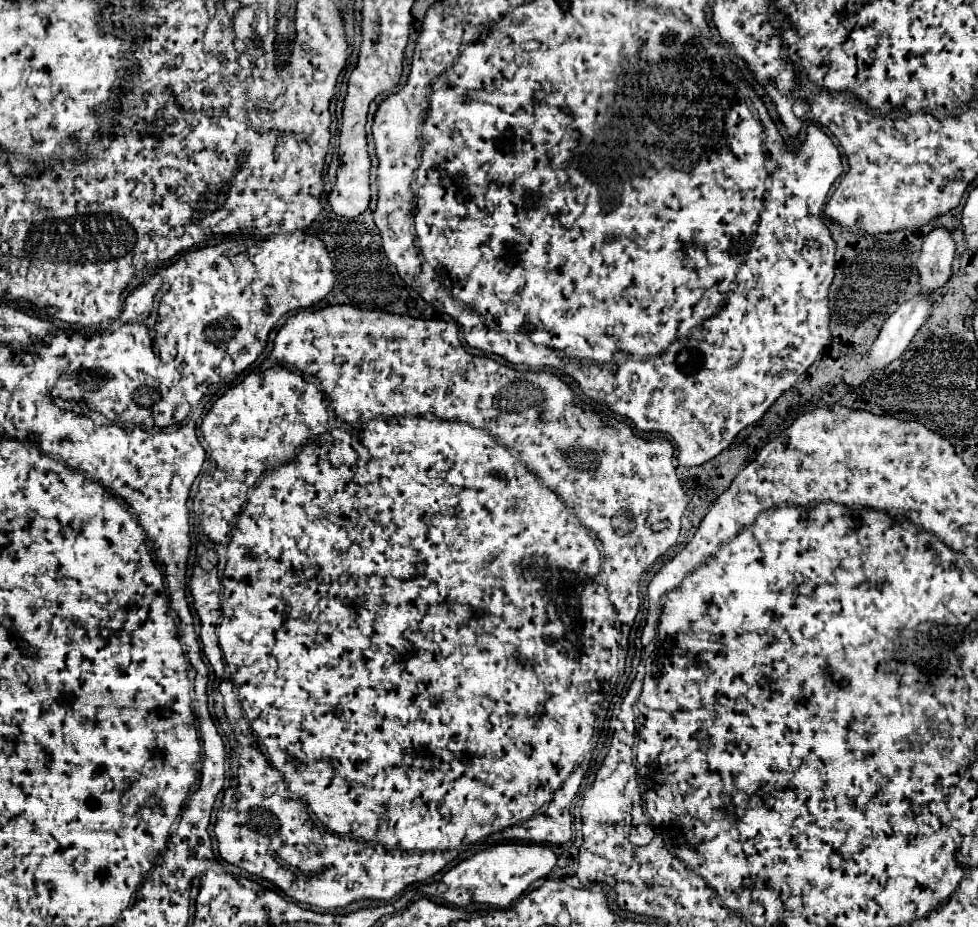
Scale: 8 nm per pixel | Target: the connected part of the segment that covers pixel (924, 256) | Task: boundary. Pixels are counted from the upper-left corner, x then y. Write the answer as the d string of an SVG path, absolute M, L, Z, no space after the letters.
M936 227L932 233L926 235L916 265L920 273L922 291L936 291L948 281L954 251L956 251L956 243L952 239L950 229Z

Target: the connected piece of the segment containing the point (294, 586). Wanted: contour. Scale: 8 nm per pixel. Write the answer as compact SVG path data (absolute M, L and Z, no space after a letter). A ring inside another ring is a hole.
M340 304L340 305L334 305L334 306L328 306L328 307L326 307L326 309L320 309L320 311L300 311L300 313L296 313L296 315L292 315L292 317L288 317L288 319L286 319L286 323L284 323L284 325L282 325L282 329L280 329L280 331L278 331L278 335L276 335L276 339L274 339L274 349L272 349L272 353L270 353L270 361L272 361L272 367L268 367L268 369L254 369L254 371L252 371L252 373L248 373L248 375L246 375L246 377L244 377L244 381L242 381L242 383L238 383L238 385L236 385L236 387L232 387L232 389L228 389L228 391L226 391L226 393L224 393L224 395L222 395L222 397L220 397L220 399L218 399L218 401L216 401L216 403L214 403L214 405L212 405L212 409L210 409L210 411L208 411L208 415L206 415L206 417L204 417L204 421L202 421L202 425L200 425L200 427L199 427L199 428L198 428L198 432L197 432L197 436L198 436L198 440L199 440L199 442L200 442L200 444L201 444L201 445L208 445L208 447L210 447L210 448L209 448L209 449L210 449L210 451L209 451L209 452L206 452L206 451L205 451L205 453L206 453L206 456L205 456L205 460L204 460L204 463L203 463L203 466L202 466L202 469L201 469L201 471L202 471L202 470L203 470L203 471L202 471L202 475L200 475L200 485L198 485L198 493L196 493L196 497L194 497L194 505L192 505L192 511L194 511L194 515L196 515L196 519L198 519L198 525L200 525L200 529L202 529L202 535L204 535L204 539L206 539L206 541L210 541L210 543L214 543L214 545L224 545L224 543L228 543L228 535L230 535L230 543L228 543L228 549L226 549L226 567L224 567L224 579L222 579L222 577L220 577L220 571L218 571L218 569L212 569L212 571L204 571L204 569L202 569L202 567L194 567L194 573L192 573L192 581L190 581L190 591L192 591L192 599L194 599L194 607L196 607L196 613L198 613L198 617L200 617L200 623L202 623L202 631L200 631L200 639L202 639L202 643L204 643L204 655L205 655L205 657L208 657L208 661L210 661L210 664L211 664L211 666L212 666L212 668L213 668L213 670L214 670L214 674L215 674L215 676L216 676L216 677L218 677L218 678L220 678L220 679L221 679L221 680L220 680L220 682L219 682L219 685L218 685L218 689L216 689L216 690L215 690L215 691L216 691L216 695L215 695L215 701L214 701L214 713L215 713L215 707L216 707L216 715L215 715L215 716L216 716L216 718L217 718L217 719L220 719L220 725L221 725L221 727L222 727L222 729L223 729L223 732L224 732L224 733L225 733L225 734L226 734L226 733L230 733L230 735L227 735L227 737L228 737L228 738L229 738L229 741L230 741L230 744L231 744L231 748L232 748L232 749L231 749L231 761L230 761L230 762L231 762L231 765L232 765L232 768L231 768L231 779L230 779L230 787L228 787L228 789L226 789L226 791L224 791L224 799L222 799L222 807L220 807L220 809L218 809L218 813L216 813L216 827L214 827L214 833L216 833L216 839L218 839L218 851L220 851L220 857L222 857L222 859L224 859L224 861L228 861L228 863L232 863L232 865L236 865L236 867L240 867L240 869L244 869L244 871L250 871L250 873L252 873L252 875L256 875L256 877L260 877L260 879L266 879L266 881L270 881L270 883L272 883L272 885L276 885L276 887L278 887L278 889L280 889L280 891L284 891L284 893L286 893L286 895L288 895L288 897L292 897L292 899L294 899L294 901L298 901L298 903L306 903L306 905L314 905L314 907L322 907L322 909L336 909L336 907L344 907L344 905L348 905L348 903L352 903L352 901L356 901L356 899L386 899L386 901L388 901L388 899L392 899L392 897L394 897L394 895L398 895L398 893L400 893L400 891L402 891L402 889L404 889L404 887L406 887L406 885L410 885L410 883L418 883L418 881L424 881L424 879L428 879L428 877L432 877L432 875L436 875L436 873L438 873L438 871L442 871L442 869L444 869L444 867L446 867L446 865L448 865L448 863L450 863L450 861L452 861L452 859L454 859L454 857L456 857L456 851L433 851L433 850L437 850L437 849L458 849L458 847L463 847L463 845L470 845L470 843L473 843L473 849L474 849L474 851L475 851L475 846L477 846L477 847L479 847L479 846L480 846L480 848L479 848L479 849L478 849L478 850L476 850L476 851L475 851L475 853L478 853L478 852L480 852L480 851L481 851L481 850L485 850L485 849L487 849L487 848L490 848L490 847L492 847L492 846L494 846L494 845L496 845L496 844L489 844L489 846L488 846L488 847L487 847L487 844L485 844L485 840L486 840L486 837L487 837L487 839L488 839L488 840L487 840L487 843L488 843L488 842L489 842L489 843L491 843L491 842L492 842L492 841L496 841L496 843L498 843L498 842L497 842L497 841L510 841L510 839L512 839L512 841L514 841L514 840L516 840L516 841L530 841L530 842L533 842L533 843L549 843L549 844L555 844L555 845L563 845L563 844L566 844L566 843L568 843L568 842L569 842L569 841L570 841L570 840L571 840L571 839L572 839L572 835L573 835L573 830L572 830L572 823L573 823L573 818L572 818L572 816L571 816L571 814L570 814L570 812L569 812L569 809L570 809L570 805L571 805L571 804L572 804L572 801L573 801L573 800L574 800L574 799L575 799L575 797L576 797L576 794L577 794L577 792L578 792L578 790L579 790L579 788L580 788L580 785L581 785L581 783L582 783L582 780L583 780L583 778L584 778L584 776L585 776L585 773L586 773L586 772L587 772L587 770L588 770L588 769L589 769L589 764L590 764L590 761L591 761L591 759L592 759L592 752L593 752L593 751L594 751L594 748L595 748L595 747L596 747L596 744L597 744L597 740L598 740L598 737L599 737L599 735L600 735L600 733L599 733L599 731L600 731L600 729L602 729L602 728L603 728L603 723L604 723L604 721L605 721L605 719L606 719L606 714L607 714L607 711L608 711L608 707L609 707L609 704L610 704L610 699L611 699L611 697L609 697L609 696L608 696L608 697L606 697L606 693L608 693L608 691L610 691L610 679L612 679L612 677L614 677L614 681L612 681L612 685L616 685L616 681L618 681L618 677L620 677L620 673L616 673L616 663L618 663L618 655L620 655L620 645L626 645L626 639L628 639L628 633L630 633L630 627L632 627L632 623L634 623L634 620L635 620L635 618L636 618L636 616L637 616L637 614L638 614L638 612L639 612L639 607L640 607L640 598L639 598L639 596L640 596L640 595L639 595L639 591L638 591L638 585L640 585L640 577L642 577L642 573L644 573L644 571L646 571L646 569L648 569L648 567L650 567L650 565L652 565L652 563L654 563L654 561L656 561L656 559L658 559L658 557L662 557L662 555L664 555L664 553L666 553L666 551L668 551L668 549L670 549L670 547L672 547L672 545L674 545L674 543L676 543L676 539L678 539L678 533L680 533L680 519L682 519L682 515L684 515L684 509L686 509L686 501L684 501L684 491L683 491L683 489L682 489L682 485L680 485L680 481L678 481L678 477L676 477L676 471L674 471L674 465L672 465L672 455L674 455L674 449L672 449L672 443L670 443L670 441L668 441L668 439L664 439L664 437L656 437L656 439L642 439L642 437L638 437L638 435L634 435L634 433L632 433L632 429L630 429L630 427L628 427L628 425L626 425L626 423L624 423L624 421L618 421L618 423L614 423L614 425L606 425L606 423L604 423L604 422L603 422L603 420L602 420L602 419L601 419L601 417L600 417L600 415L599 415L599 414L598 414L598 413L597 413L597 412L595 412L595 411L594 411L594 410L593 410L593 409L589 409L589 408L585 408L585 407L584 407L584 408L583 408L583 407L582 407L582 405L581 405L581 404L582 404L582 402L581 402L581 400L580 400L580 398L579 398L579 397L578 397L578 396L577 396L577 395L575 395L575 394L574 394L574 393L572 393L572 391L570 391L570 389L568 389L568 385L566 385L566 383L564 383L564 381L560 381L560 379L558 379L558 377L556 377L556 375L552 375L552 373L544 373L544 371L542 371L542 373L534 373L534 371L516 371L516 369L512 369L512 367L504 367L504 365L500 365L500 363L496 363L496 361L492 361L492 359L488 359L488 357L480 357L480 355L472 355L472 354L470 354L470 353L468 353L468 351L466 351L466 349L465 349L465 348L464 348L464 347L462 347L462 341L460 341L460 331L458 331L458 327L456 327L456 323L454 323L454 321L442 321L442 319L414 319L414 317L408 317L408 315L392 315L392 313L382 313L382 311L366 311L366 309L358 309L358 307L356 307L356 305L350 305L350 304ZM234 397L238 397L238 401L242 401L242 397L246 397L246 401L250 401L250 405L254 405L254 409L258 409L258 413L262 413L262 417L266 417L266 421L234 421ZM424 415L436 415L436 417L438 417L438 419L444 419L444 421L438 421L438 419L430 419L430 421L428 421L428 419L422 419L422 421L414 421L414 417L424 417ZM332 421L346 421L346 423L356 423L356 421L360 421L360 423L356 423L356 425L342 425L342 429L338 429L338 427L334 427L334 429L330 429L330 427L332 427ZM268 471L272 471L272 473L270 473L270 475L268 475L268 477L264 477L264 479L262 479L262 483L260 483L260 485L258 485L258 487L254 487L254 485L256 485L256 483L258 483L258 481L260 481L260 477L262 477L262 475L264 475L264 473L268 473ZM300 799L302 799L302 801L304 801L304 803L306 803L306 805L308 805L308 807L310 807L310 811L312 811L312 813L314 813L314 817L316 817L316 821L318 821L318 823L320 823L320 825L326 825L326 829L328 829L328 831L326 831L326 829L324 829L324 827L320 827L320 825L316 825L316 823L314 823L314 819L312 819L312 815L310 815L310 813L308 813L308 809L306 809L306 805L304 805L304 803L302 803L302 801L300 801Z

